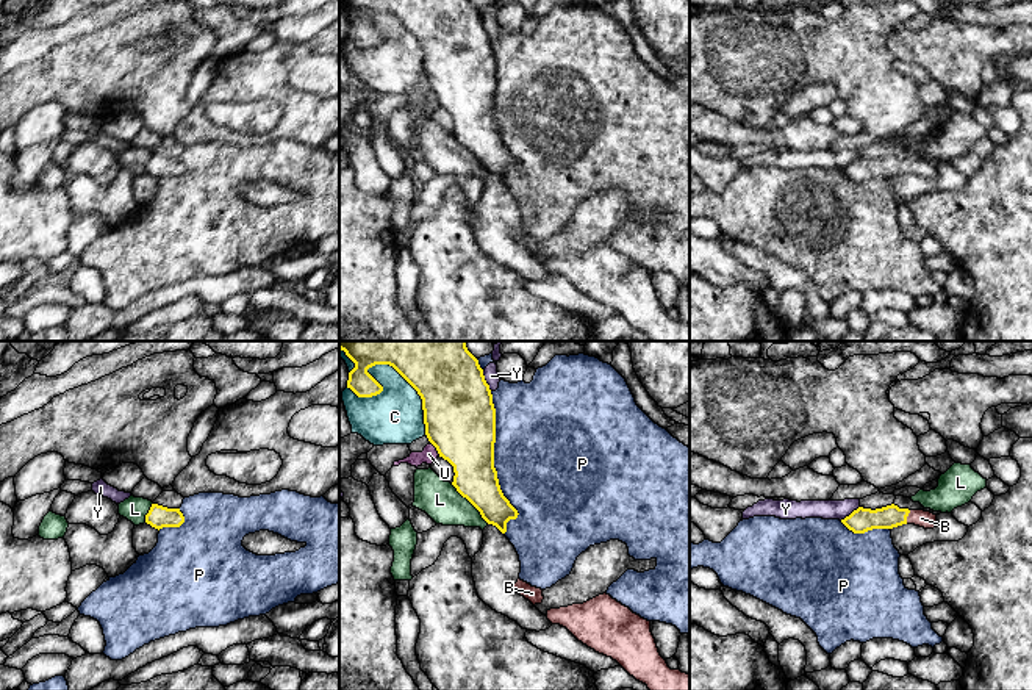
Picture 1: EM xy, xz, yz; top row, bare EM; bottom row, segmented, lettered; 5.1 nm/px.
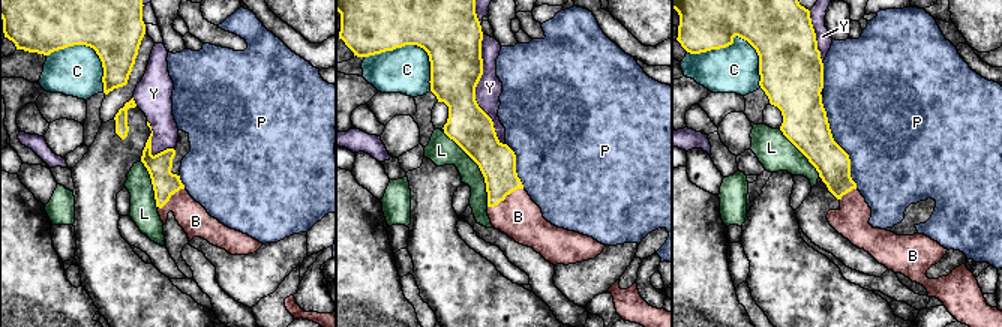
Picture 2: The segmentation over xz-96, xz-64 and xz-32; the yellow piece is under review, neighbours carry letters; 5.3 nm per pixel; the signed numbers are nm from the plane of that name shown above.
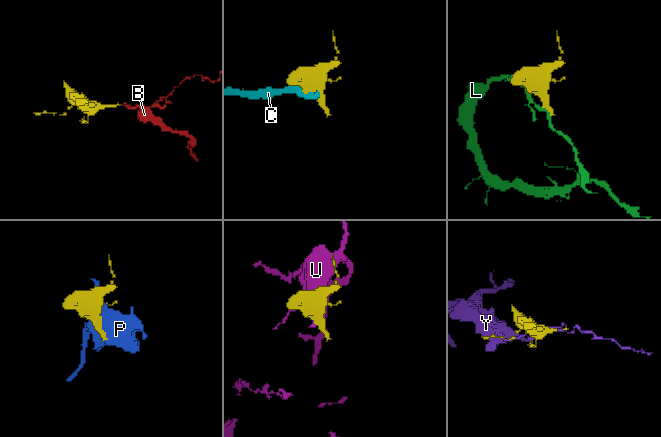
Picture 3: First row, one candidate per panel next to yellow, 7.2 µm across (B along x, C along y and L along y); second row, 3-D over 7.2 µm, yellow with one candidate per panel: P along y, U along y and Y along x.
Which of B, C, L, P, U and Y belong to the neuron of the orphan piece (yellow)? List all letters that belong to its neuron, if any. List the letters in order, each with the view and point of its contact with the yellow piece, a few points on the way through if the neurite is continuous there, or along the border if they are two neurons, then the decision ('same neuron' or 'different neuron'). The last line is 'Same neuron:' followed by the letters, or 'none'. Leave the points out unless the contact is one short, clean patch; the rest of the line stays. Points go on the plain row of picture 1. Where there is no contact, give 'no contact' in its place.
B: yz (907, 165) | across yz (862, 169), (907, 165), (921, 168) | same neuron
C: xz (386, 13) | different neuron
L: xz (471, 152) | different neuron
P: xz (493, 113) | different neuron
U: xz (437, 99) | different neuron
Y: xz (485, 30) | different neuron
Same neuron: B

